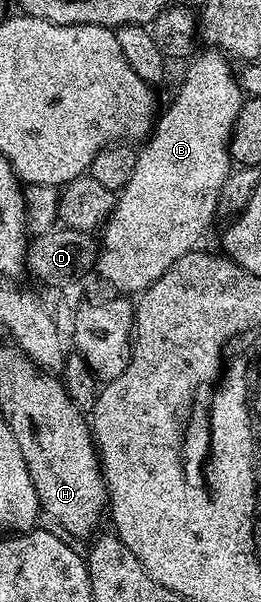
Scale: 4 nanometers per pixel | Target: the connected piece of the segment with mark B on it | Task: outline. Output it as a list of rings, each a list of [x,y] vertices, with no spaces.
[[[205,50],[209,52],[198,51],[196,55],[188,61],[189,69],[185,72],[185,77],[181,80],[181,85],[177,88],[177,93],[173,96],[173,101],[169,104],[169,109],[162,111],[155,121],[155,127],[149,133],[147,139],[140,145],[141,153],[136,153],[133,160],[133,169],[129,175],[129,181],[120,189],[113,205],[113,213],[103,225],[103,231],[99,236],[99,251],[95,267],[96,274],[102,276],[113,288],[118,288],[121,294],[140,294],[147,291],[157,279],[165,273],[179,258],[183,258],[188,252],[194,251],[197,244],[205,236],[205,231],[209,228],[209,223],[218,215],[217,203],[219,202],[220,192],[223,190],[223,184],[231,173],[231,141],[233,139],[233,127],[237,121],[237,115],[243,103],[243,89],[238,73],[233,72],[234,65],[222,53],[216,50]]]

